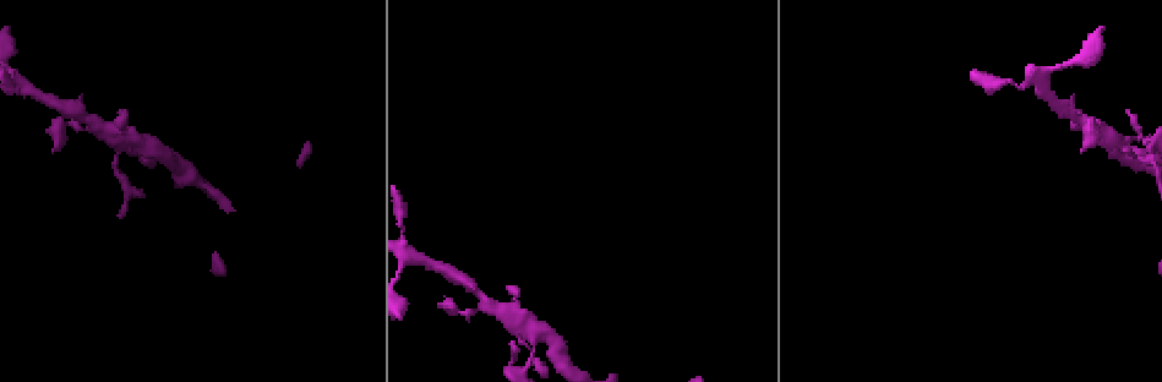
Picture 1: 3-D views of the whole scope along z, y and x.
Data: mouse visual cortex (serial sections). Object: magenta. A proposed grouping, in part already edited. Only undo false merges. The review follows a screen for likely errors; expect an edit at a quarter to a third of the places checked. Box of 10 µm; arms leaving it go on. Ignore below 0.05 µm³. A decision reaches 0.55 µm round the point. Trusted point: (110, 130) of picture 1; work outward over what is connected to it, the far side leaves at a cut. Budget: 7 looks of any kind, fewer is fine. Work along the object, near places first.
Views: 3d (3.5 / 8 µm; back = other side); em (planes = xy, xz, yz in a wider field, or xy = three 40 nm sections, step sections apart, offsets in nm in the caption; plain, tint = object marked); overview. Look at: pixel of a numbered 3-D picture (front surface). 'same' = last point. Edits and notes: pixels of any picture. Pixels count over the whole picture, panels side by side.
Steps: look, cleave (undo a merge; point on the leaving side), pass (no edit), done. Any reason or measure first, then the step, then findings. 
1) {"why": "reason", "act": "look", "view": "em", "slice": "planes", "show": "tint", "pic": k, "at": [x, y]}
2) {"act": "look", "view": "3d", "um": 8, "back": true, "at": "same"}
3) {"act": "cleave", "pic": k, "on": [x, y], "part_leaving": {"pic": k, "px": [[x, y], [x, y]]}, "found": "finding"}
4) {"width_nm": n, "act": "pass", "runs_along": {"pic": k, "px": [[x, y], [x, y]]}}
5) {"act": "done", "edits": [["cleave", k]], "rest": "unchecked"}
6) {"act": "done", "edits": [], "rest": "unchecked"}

{"why": "a narrow waist", "act": "look", "view": "3d", "um": 3.5, "pic": 1, "at": [461, 312]}

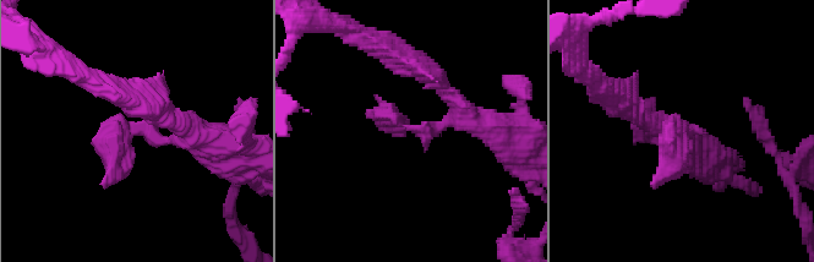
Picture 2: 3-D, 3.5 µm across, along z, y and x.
{"act": "look", "view": "em", "slice": "xy", "step": 1, "show": "tint", "pic": 2, "at": [409, 130]}

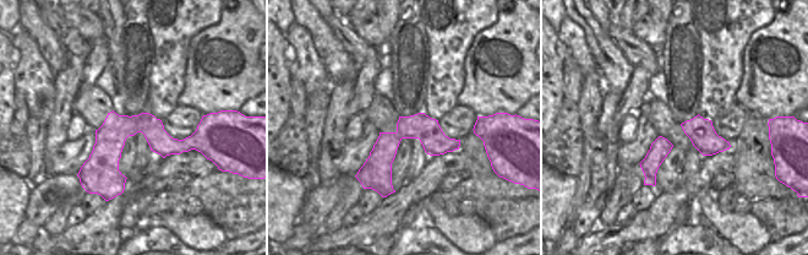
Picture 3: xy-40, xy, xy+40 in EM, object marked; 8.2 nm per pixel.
{"act": "pass", "runs_along": {"pic": 3, "px": [[192, 142], [129, 128], [83, 171]]}, "found": "one cell here"}

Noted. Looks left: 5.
{"act": "look", "view": "3d", "um": 8, "pic": 1, "at": [1044, 83]}

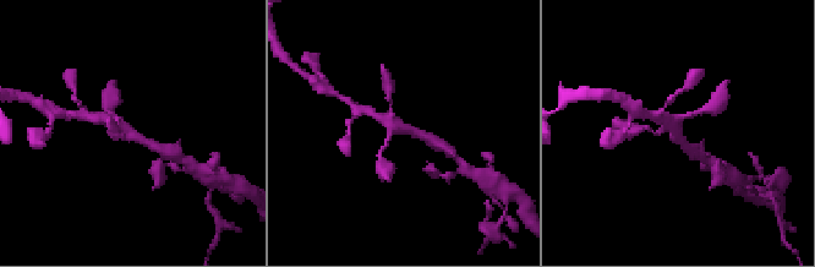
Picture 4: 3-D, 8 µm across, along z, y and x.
{"arms": 4, "arm_widths_nm": [150, 150, 250, 250], "act": "look", "view": "em", "slice": "xy", "step": 1, "show": "tint", "at": "same"}

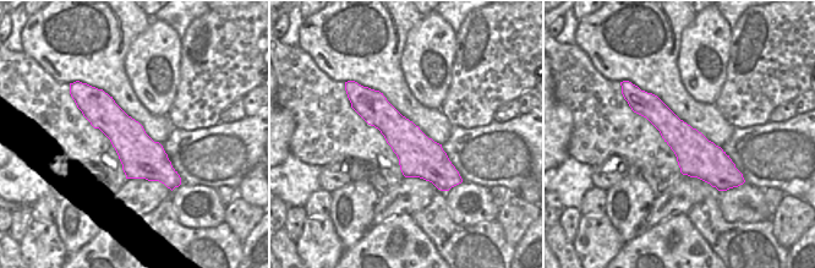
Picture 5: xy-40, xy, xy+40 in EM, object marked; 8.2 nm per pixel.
{"width_nm": 340, "act": "pass", "runs_along": {"pic": 5, "px": [[355, 99], [457, 176]]}, "found": "continuous, no second cell"}

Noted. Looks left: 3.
{"why": "small branch off a trunk", "act": "look", "view": "3d", "um": 8, "pic": 1, "at": [1119, 142]}

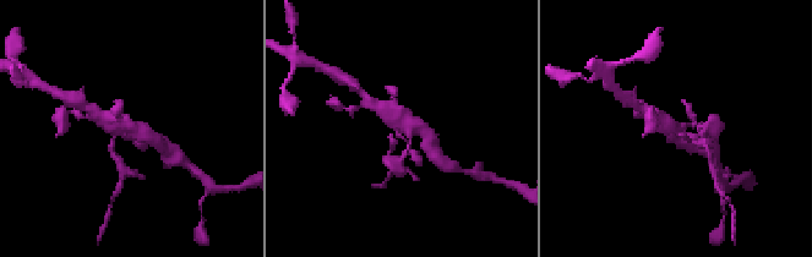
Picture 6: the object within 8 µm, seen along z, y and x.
{"act": "look", "view": "em", "slice": "planes", "show": "tint", "at": "same"}

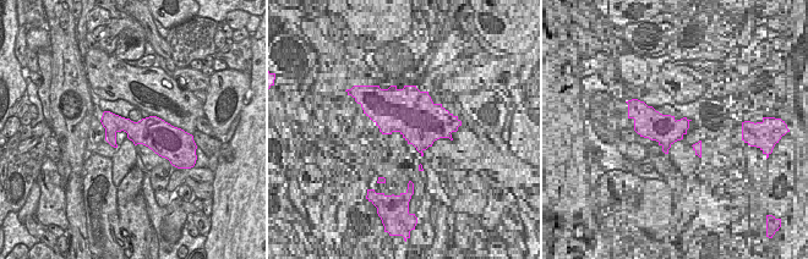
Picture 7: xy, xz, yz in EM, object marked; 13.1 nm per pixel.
{"act": "cleave", "pic": 6, "on": [399, 160], "found": "two cells meet here"}

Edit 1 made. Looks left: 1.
{"act": "done", "edits": [["cleave", 6]], "rest": "unchecked"}

